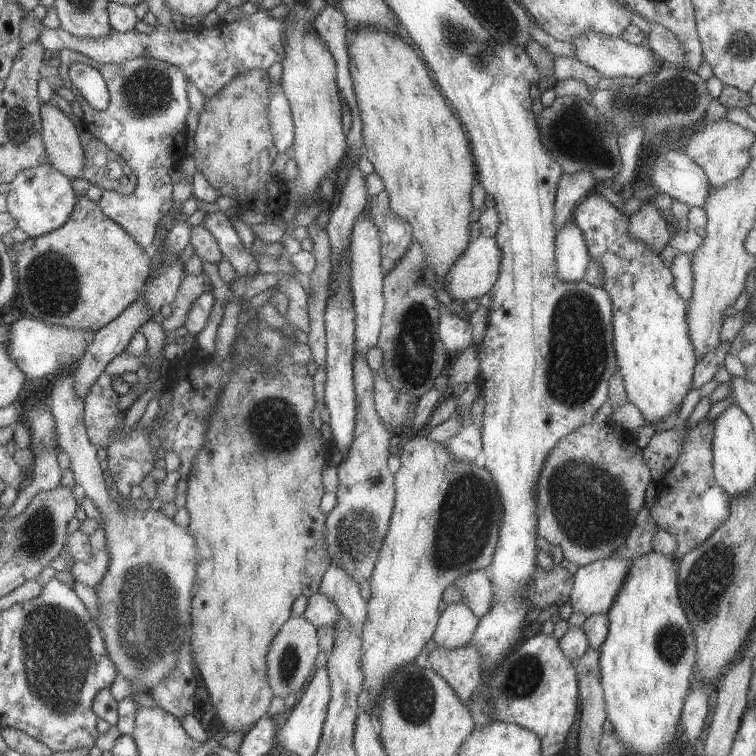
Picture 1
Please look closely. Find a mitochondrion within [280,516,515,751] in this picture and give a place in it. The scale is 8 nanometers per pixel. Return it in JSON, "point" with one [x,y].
{"point":[416,697]}

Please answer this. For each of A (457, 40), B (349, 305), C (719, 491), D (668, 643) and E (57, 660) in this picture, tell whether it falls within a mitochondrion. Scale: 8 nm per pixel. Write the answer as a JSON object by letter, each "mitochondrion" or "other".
{"A":"mitochondrion","B":"other","C":"other","D":"mitochondrion","E":"mitochondrion"}

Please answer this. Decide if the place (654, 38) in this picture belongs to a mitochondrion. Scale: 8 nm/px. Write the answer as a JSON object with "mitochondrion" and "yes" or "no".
{"mitochondrion":"no"}

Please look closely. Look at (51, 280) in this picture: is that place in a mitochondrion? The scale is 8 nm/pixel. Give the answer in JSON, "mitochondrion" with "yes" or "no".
{"mitochondrion":"yes"}

